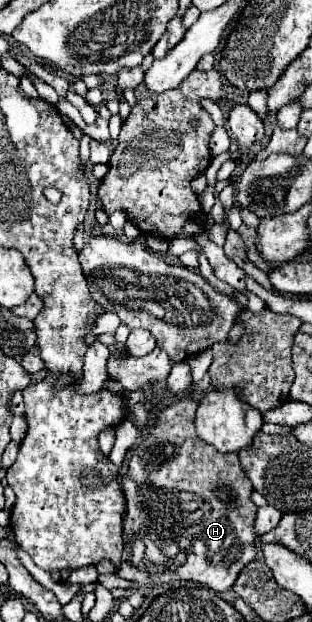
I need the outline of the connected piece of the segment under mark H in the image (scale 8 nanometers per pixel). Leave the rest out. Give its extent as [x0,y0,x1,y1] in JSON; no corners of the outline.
[117,399,257,593]

